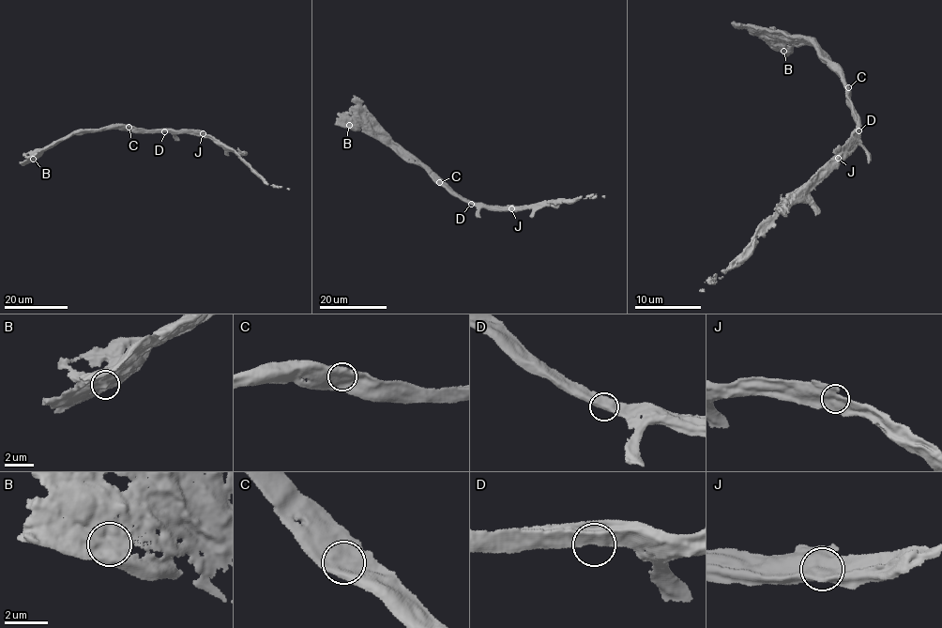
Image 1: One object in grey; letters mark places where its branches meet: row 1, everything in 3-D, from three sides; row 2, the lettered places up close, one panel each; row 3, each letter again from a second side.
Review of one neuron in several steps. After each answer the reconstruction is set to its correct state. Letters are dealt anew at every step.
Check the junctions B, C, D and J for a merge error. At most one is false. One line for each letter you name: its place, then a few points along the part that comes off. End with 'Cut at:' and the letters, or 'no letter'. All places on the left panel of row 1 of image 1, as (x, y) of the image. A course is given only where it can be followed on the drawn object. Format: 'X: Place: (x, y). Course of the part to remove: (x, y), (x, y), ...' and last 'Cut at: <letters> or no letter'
Cut at: no letter

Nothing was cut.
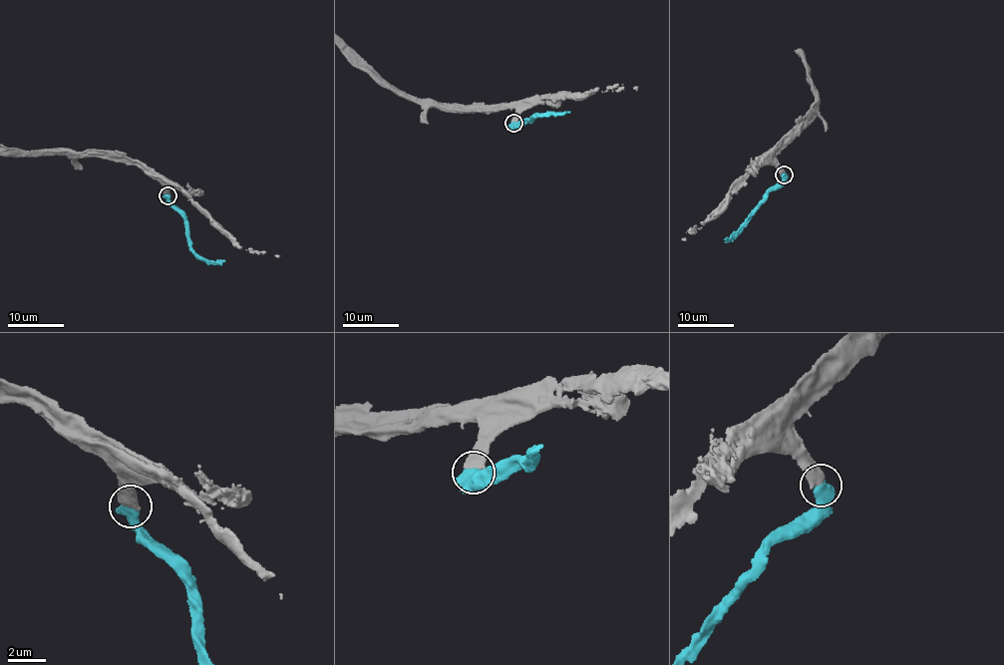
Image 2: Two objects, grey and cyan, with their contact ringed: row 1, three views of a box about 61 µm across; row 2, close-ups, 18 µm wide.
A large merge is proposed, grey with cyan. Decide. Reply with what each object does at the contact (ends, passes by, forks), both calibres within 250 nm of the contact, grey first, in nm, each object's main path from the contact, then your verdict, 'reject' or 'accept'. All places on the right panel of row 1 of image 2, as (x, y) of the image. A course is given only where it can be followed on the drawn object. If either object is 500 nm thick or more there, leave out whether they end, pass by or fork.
600/650 nm | cyan via (783, 174), (782, 180), (767, 194), (755, 213), (729, 240), (724, 239) | accept

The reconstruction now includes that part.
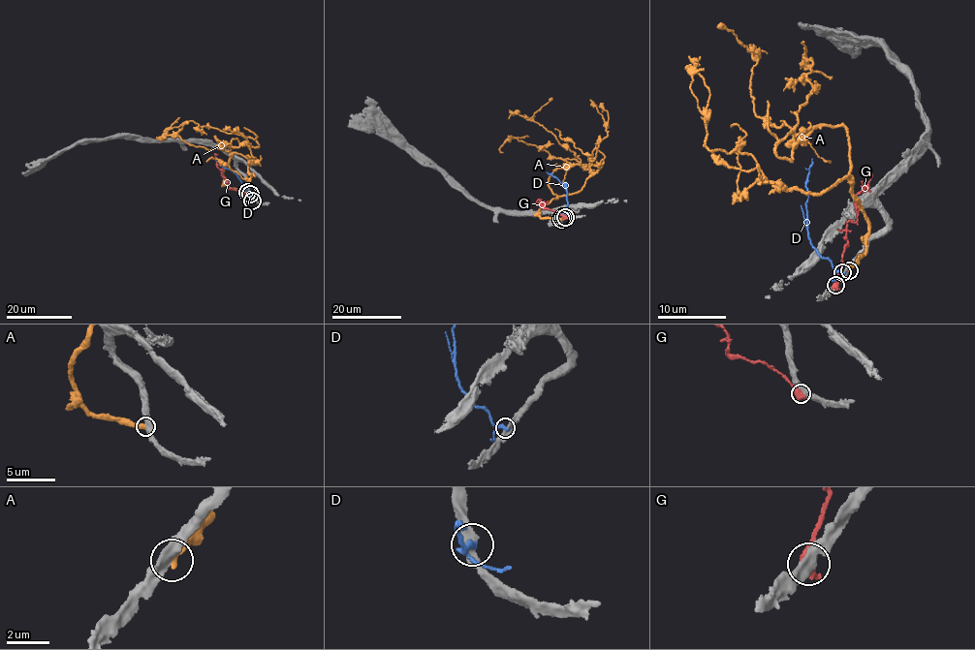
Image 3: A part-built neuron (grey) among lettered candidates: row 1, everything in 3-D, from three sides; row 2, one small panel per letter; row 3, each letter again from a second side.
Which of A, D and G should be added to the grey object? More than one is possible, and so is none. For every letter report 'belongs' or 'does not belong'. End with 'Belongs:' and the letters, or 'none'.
A: does not belong
D: does not belong
G: does not belong
Belongs: none

